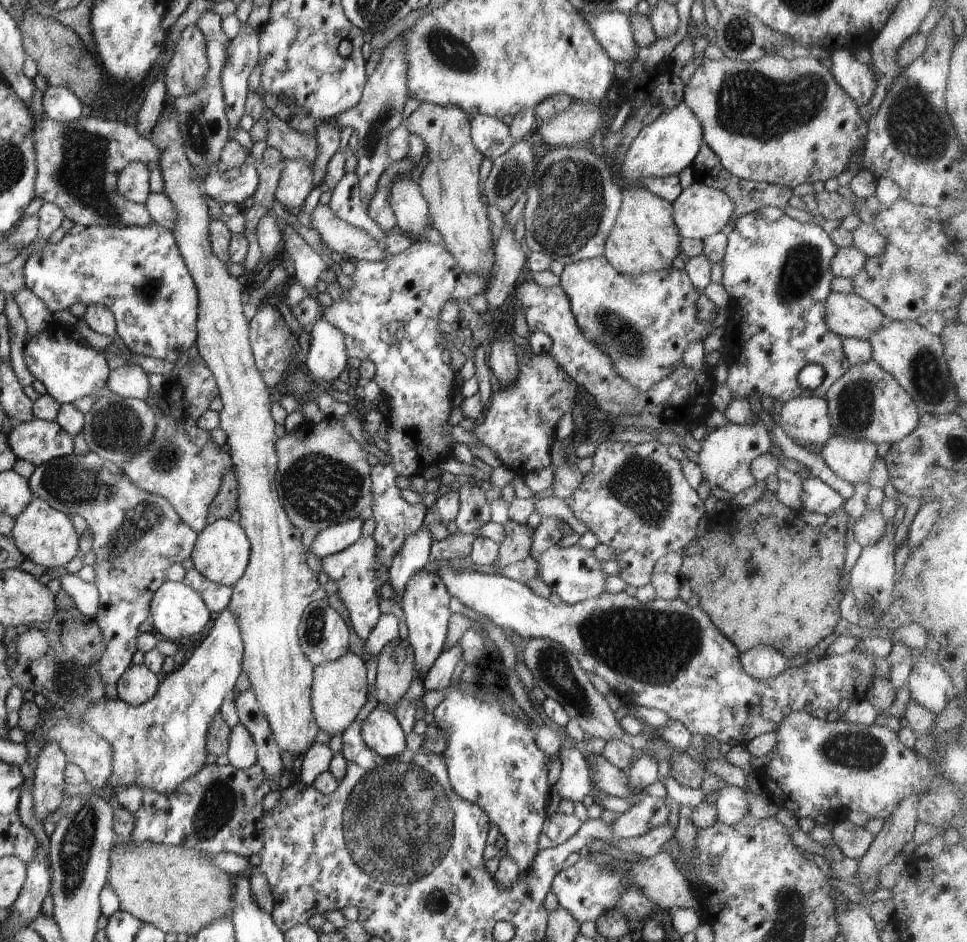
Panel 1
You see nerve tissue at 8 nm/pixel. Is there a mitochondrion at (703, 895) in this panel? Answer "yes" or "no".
no

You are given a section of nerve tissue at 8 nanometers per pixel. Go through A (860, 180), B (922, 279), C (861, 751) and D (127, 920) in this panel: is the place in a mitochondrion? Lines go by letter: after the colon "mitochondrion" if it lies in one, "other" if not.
A: other
B: mitochondrion
C: mitochondrion
D: other

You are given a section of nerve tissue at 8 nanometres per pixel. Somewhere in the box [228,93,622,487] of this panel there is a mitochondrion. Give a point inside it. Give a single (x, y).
(567, 213)

